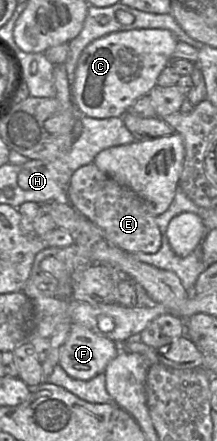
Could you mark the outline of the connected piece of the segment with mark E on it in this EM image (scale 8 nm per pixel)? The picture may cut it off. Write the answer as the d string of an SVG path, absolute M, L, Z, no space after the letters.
M94 163L84 165L74 172L67 188L66 200L95 224L109 243L128 253L155 253L161 246L162 235L153 206L99 170Z

